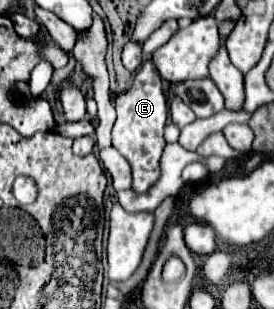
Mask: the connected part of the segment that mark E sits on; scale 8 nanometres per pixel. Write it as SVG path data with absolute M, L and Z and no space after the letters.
M152 59L140 65L132 87L126 93L120 93L114 103L116 103L118 117L112 129L112 145L122 155L126 155L126 159L132 165L132 175L134 175L132 189L136 193L146 193L160 177L160 157L166 147L164 125L168 119L168 105L166 105L166 95L162 89L162 79Z

